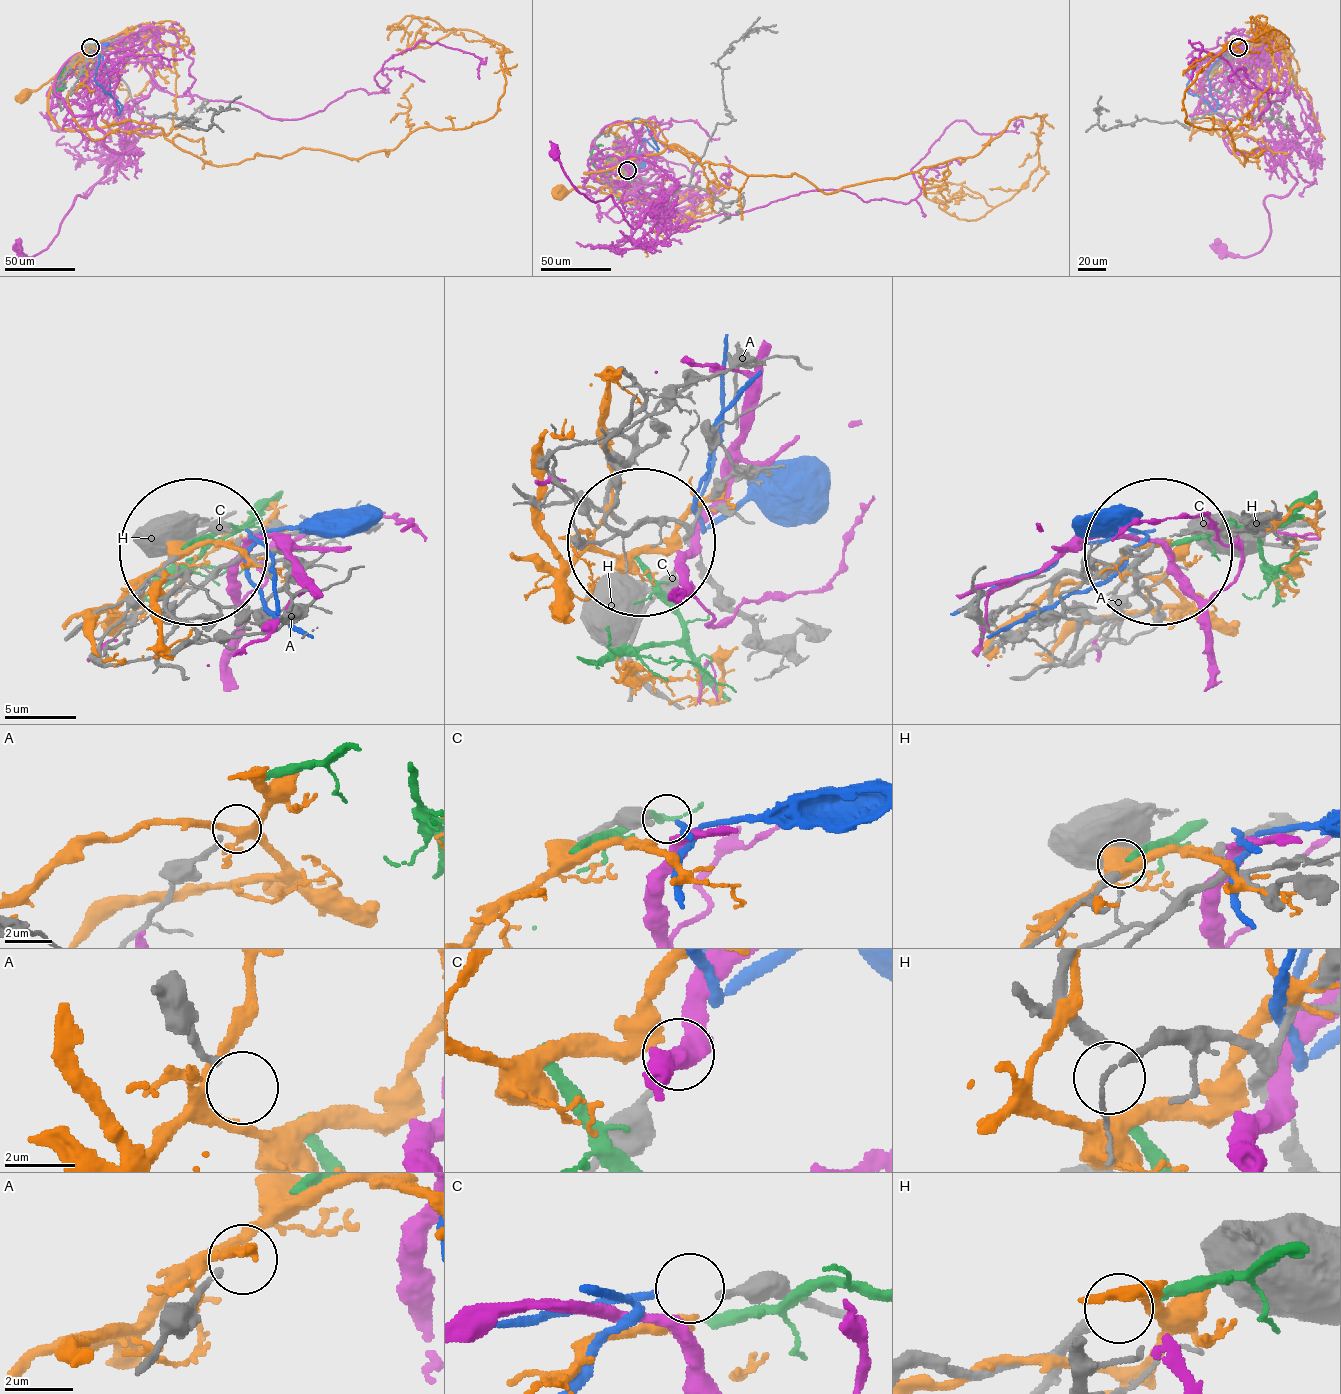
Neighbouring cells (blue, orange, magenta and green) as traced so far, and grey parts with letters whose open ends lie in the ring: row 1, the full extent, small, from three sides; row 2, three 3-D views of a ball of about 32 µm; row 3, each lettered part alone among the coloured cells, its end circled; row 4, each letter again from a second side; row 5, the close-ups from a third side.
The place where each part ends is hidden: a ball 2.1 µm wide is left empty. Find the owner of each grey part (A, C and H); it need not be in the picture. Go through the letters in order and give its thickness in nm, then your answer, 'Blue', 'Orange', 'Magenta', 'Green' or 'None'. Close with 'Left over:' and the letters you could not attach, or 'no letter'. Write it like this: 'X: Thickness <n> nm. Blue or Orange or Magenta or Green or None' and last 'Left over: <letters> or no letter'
A: Thickness 200 nm. None
C: Thickness 240 nm. Blue
H: Thickness 320 nm. Green
Left over: A

